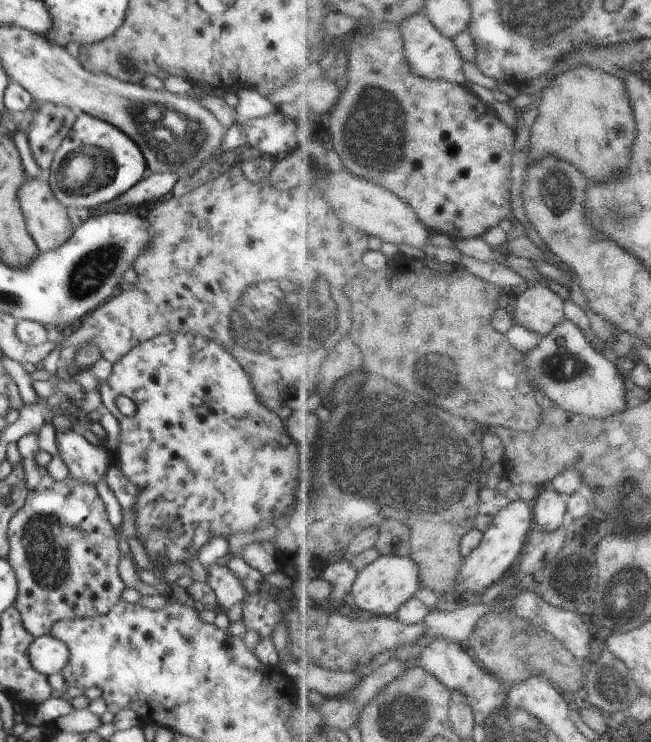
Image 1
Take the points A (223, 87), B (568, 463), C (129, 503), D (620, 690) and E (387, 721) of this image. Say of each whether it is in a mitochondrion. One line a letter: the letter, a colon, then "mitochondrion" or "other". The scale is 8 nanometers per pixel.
A: other
B: other
C: other
D: mitochondrion
E: mitochondrion

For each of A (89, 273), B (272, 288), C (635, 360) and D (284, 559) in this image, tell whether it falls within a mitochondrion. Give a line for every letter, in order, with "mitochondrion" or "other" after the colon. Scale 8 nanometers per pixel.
A: mitochondrion
B: mitochondrion
C: other
D: other

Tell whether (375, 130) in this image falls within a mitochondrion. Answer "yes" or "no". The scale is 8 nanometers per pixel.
yes

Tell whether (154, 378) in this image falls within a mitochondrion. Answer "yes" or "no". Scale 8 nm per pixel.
no

